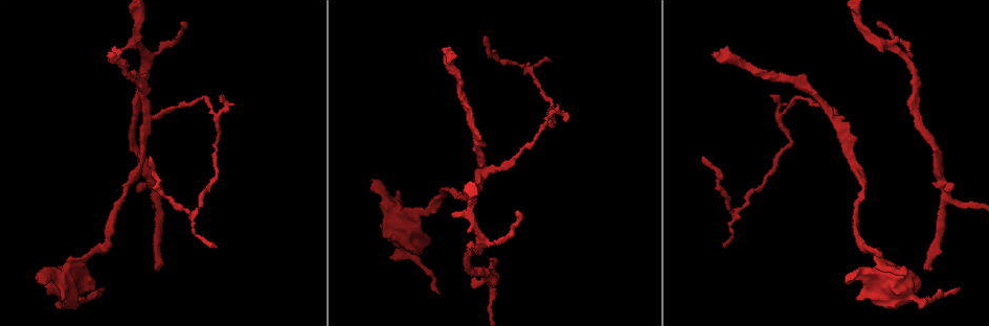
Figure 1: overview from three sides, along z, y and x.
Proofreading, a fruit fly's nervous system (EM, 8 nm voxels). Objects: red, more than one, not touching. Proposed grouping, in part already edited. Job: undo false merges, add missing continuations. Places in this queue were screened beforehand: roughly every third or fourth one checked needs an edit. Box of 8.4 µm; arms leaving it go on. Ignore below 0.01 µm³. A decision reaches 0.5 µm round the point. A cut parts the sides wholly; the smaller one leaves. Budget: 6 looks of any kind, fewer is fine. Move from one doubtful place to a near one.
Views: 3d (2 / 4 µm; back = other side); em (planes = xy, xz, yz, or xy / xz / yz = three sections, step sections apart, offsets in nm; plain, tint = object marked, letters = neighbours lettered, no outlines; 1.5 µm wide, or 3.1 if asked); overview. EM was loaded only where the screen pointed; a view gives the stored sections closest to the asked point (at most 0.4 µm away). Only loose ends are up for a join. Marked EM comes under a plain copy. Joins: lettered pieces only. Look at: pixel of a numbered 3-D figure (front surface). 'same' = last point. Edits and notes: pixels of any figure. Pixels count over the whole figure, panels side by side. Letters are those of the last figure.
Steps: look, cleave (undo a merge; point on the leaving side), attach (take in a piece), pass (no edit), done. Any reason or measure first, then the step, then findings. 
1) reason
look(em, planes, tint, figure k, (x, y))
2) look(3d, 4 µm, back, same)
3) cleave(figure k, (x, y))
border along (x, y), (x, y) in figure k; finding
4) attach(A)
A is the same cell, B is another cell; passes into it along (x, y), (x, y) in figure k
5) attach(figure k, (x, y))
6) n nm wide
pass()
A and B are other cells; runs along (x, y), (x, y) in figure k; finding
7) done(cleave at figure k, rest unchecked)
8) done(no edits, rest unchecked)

tapers out
look(3d, 2 µm, figure 1, (453, 217))

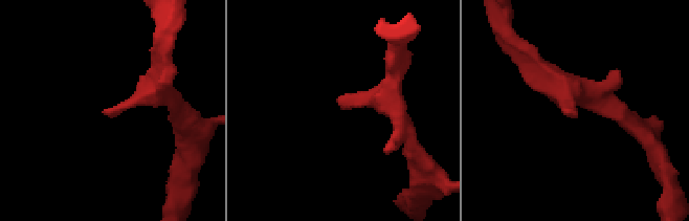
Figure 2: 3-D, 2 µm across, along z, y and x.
now the EM
look(em, planes, letters, figure 2, (338, 104))

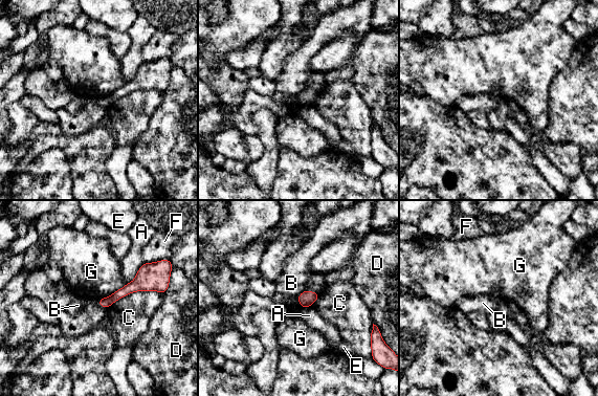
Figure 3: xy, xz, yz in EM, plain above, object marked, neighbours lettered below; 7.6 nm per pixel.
pass()
A, B, C, D, E, F and G are other cells; runs along (158, 285), (135, 285), (102, 302) in figure 3; no lettered piece goes on from it

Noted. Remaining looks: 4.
abrupt turn
look(3d, 4 µm, back, figure 1, (791, 140))

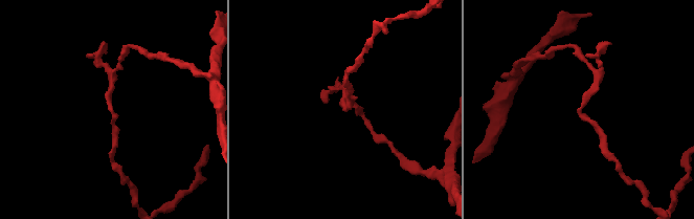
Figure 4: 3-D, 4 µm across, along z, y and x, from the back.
need the tissue
look(em, planes, tint, figure 4, (346, 109))

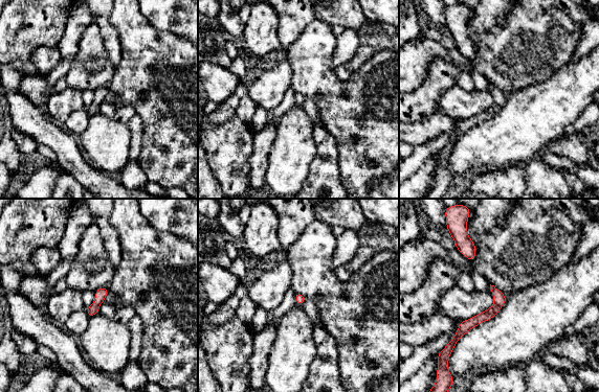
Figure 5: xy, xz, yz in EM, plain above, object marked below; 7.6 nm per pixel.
what lies round it
look(em, planes, letters, same)

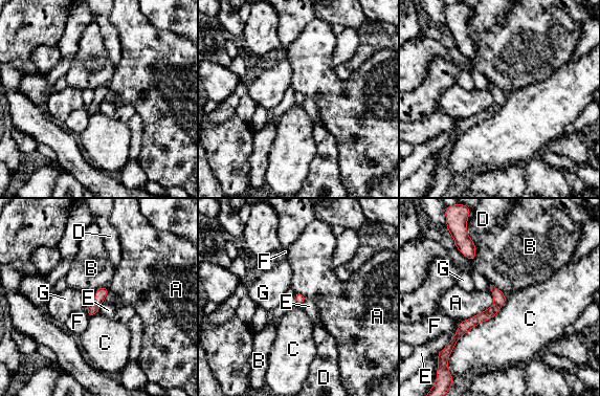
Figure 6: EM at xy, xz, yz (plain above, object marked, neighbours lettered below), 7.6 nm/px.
70 nm wide
pass()
A, B, C, D, E, F and G are other cells; border along (460, 324), (454, 335), (444, 346) in figure 6; one neuron here

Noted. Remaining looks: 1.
done(no edits, rest unchecked)

